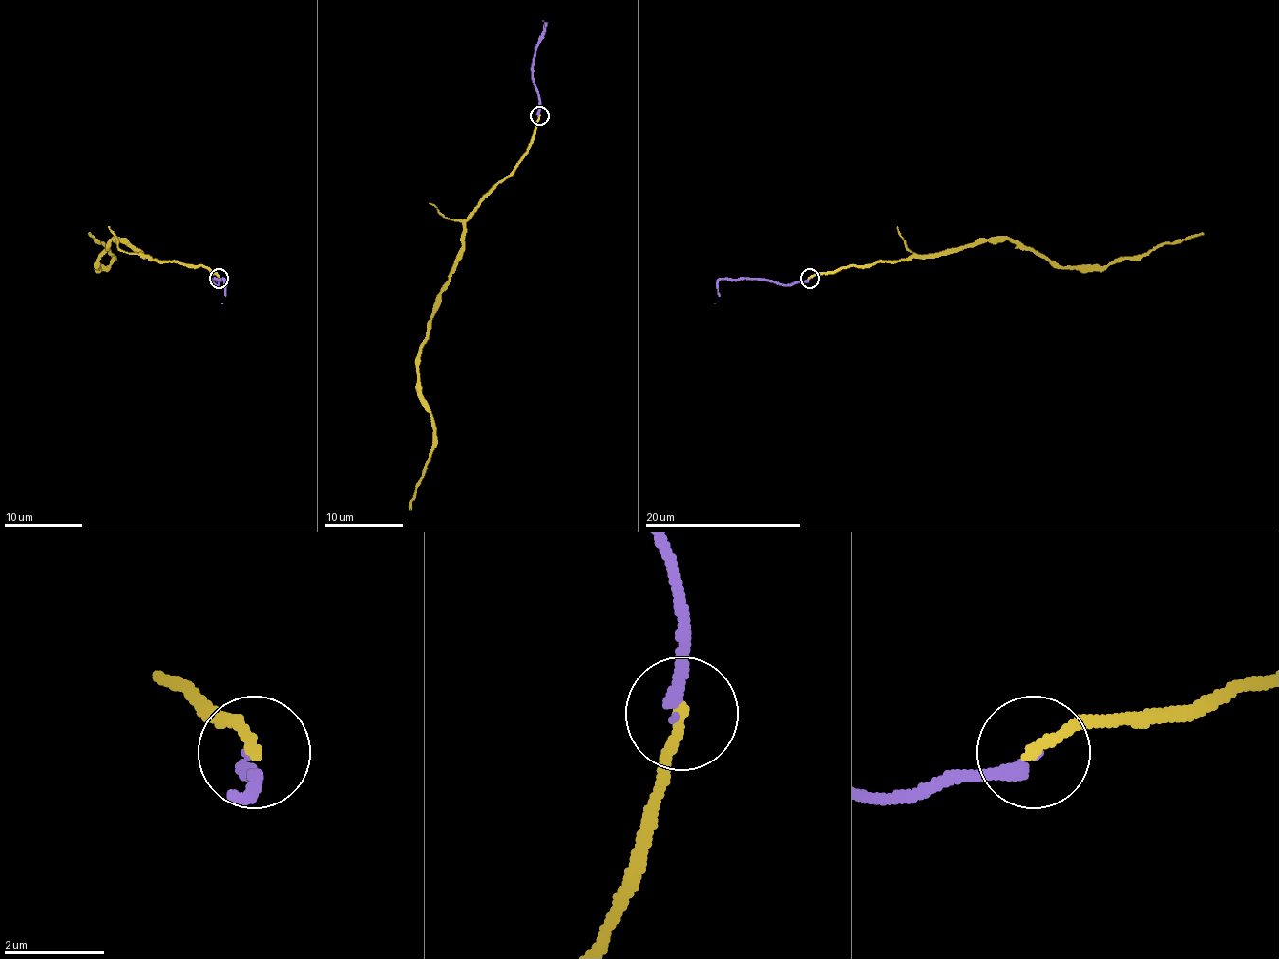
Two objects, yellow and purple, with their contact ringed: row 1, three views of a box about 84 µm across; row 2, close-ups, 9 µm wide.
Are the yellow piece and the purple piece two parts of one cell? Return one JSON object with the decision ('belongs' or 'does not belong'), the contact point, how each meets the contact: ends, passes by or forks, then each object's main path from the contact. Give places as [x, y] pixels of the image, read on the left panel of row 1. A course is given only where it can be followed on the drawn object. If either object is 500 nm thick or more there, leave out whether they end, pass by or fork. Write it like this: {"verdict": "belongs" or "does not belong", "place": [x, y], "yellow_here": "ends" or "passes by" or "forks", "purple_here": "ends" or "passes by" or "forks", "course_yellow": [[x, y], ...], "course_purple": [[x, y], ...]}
{"verdict": "belongs", "place": [219, 278], "yellow_here": "ends", "purple_here": "ends", "course_yellow": [[219, 278], [202, 266], [150, 260], [113, 239], [97, 266], [109, 266], [113, 258], [89, 233]], "course_purple": [[219, 278], [216, 285], [212, 281], [222, 280], [222, 302]]}

